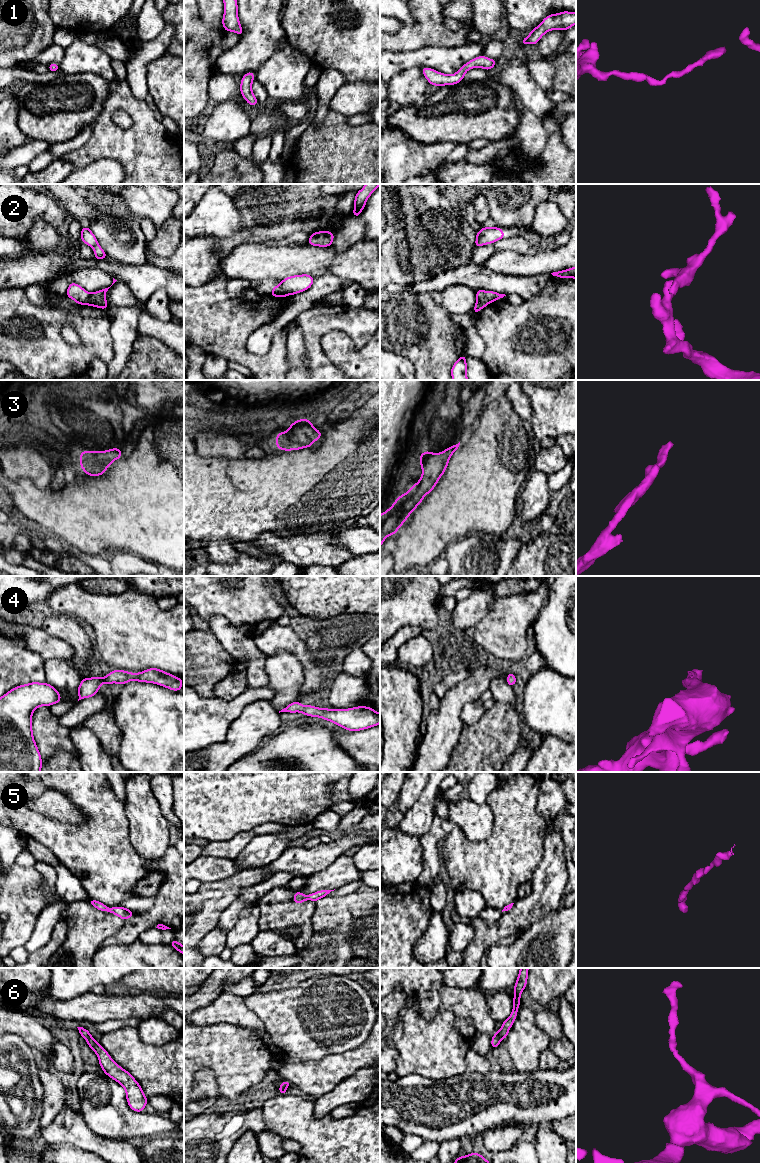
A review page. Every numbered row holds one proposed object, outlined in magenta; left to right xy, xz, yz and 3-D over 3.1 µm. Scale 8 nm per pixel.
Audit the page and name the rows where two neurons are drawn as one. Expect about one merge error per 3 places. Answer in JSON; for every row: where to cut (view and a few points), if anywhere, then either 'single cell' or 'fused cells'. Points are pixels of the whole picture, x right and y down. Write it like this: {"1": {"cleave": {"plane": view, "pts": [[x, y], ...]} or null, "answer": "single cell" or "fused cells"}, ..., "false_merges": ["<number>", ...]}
{"1": {"cleave": null, "answer": "single cell"}, "2": {"cleave": {"plane": "xz", "pts": [[280, 283], [281, 289], [287, 294]]}, "answer": "fused cells"}, "3": {"cleave": null, "answer": "single cell"}, "4": {"cleave": null, "answer": "single cell"}, "5": {"cleave": null, "answer": "single cell"}, "6": {"cleave": null, "answer": "single cell"}, "false_merges": ["2"]}

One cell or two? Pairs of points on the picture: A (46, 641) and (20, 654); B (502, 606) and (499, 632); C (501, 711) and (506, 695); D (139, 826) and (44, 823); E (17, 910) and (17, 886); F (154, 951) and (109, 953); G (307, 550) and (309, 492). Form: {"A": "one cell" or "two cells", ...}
{"A": "two cells", "B": "one cell", "C": "two cells", "D": "two cells", "E": "one cell", "F": "one cell", "G": "two cells"}

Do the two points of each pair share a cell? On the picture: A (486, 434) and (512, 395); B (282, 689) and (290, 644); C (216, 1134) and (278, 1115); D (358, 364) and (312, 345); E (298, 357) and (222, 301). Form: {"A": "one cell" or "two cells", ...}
{"A": "two cells", "B": "two cells", "C": "two cells", "D": "two cells", "E": "two cells"}

